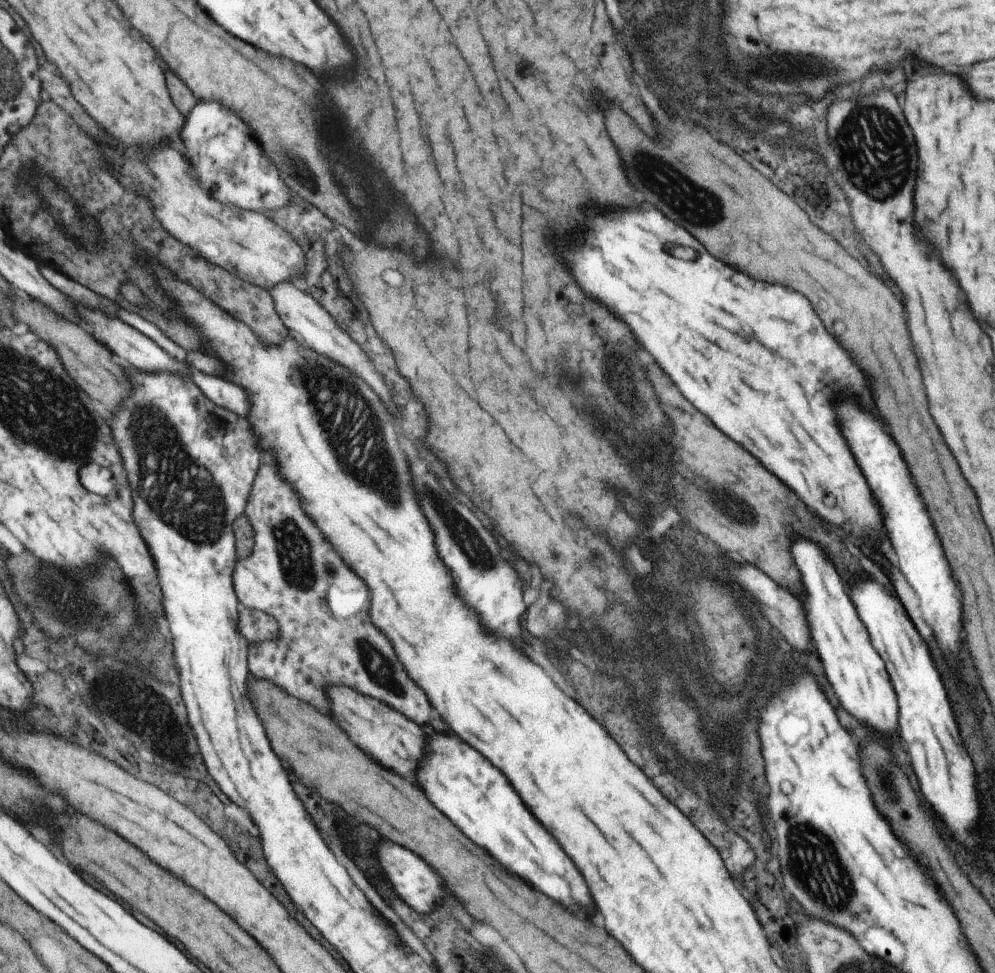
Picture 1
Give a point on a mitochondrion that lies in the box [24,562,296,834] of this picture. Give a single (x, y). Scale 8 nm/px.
(158, 716)

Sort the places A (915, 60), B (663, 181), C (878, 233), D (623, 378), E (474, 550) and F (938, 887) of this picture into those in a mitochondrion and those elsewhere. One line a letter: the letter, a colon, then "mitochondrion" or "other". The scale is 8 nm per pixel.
A: other
B: mitochondrion
C: other
D: mitochondrion
E: mitochondrion
F: other

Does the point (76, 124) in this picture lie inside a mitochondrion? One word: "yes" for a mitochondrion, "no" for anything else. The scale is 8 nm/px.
no

